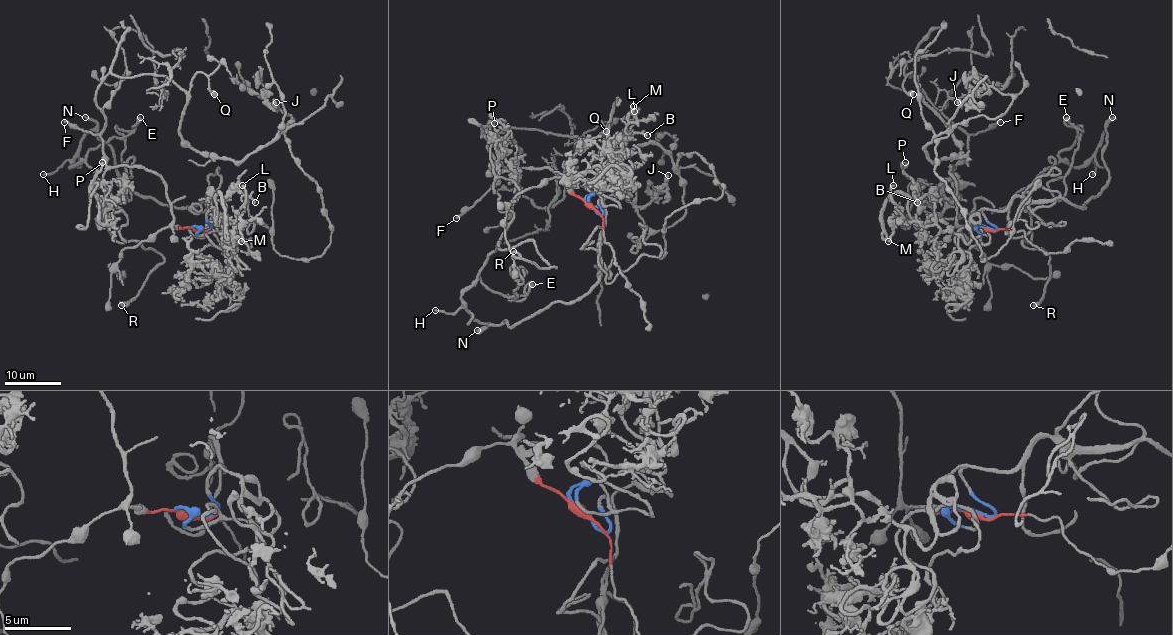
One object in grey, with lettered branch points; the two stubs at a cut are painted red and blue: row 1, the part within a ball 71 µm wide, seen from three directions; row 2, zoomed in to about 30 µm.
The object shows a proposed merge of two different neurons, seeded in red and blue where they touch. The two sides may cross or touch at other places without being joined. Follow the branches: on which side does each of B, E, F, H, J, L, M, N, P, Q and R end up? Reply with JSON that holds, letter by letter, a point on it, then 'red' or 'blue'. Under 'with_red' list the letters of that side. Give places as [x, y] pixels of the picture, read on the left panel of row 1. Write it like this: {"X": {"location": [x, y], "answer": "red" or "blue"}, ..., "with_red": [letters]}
{"B": {"location": [255, 202], "answer": "blue"}, "E": {"location": [140, 117], "answer": "blue"}, "F": {"location": [64, 122], "answer": "red"}, "H": {"location": [43, 174], "answer": "blue"}, "J": {"location": [276, 102], "answer": "red"}, "L": {"location": [242, 185], "answer": "blue"}, "M": {"location": [241, 241], "answer": "blue"}, "N": {"location": [85, 117], "answer": "blue"}, "P": {"location": [102, 162], "answer": "blue"}, "Q": {"location": [214, 94], "answer": "red"}, "R": {"location": [121, 305], "answer": "blue"}, "with_red": ["F", "J", "Q"]}

